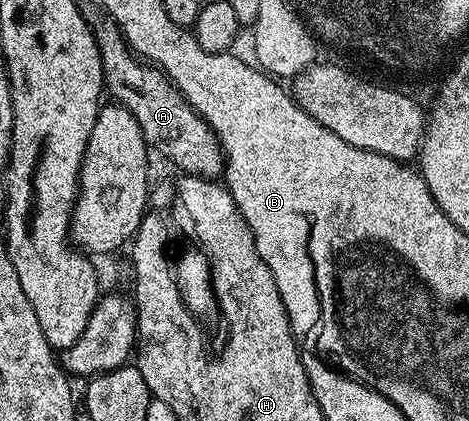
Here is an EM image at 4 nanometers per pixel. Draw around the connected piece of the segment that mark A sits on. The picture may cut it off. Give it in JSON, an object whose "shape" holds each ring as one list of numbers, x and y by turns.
{"shape":[[104,22,105,24,92,25,93,36,97,40,99,46,99,54,101,55,101,65,103,66,103,74,105,75,105,88,107,89,114,101,125,107,134,116,142,131,143,138,146,143,151,146,152,151,158,152,161,156,166,156,171,163,177,168,182,168,182,173,191,176,204,176,206,178,217,178,225,171,225,151,221,149,219,138,211,130,211,126,206,120,198,114,195,109,187,102,187,98,174,88,165,73,160,68,138,58,131,51,125,42,125,37,117,29,117,25,112,22]]}

